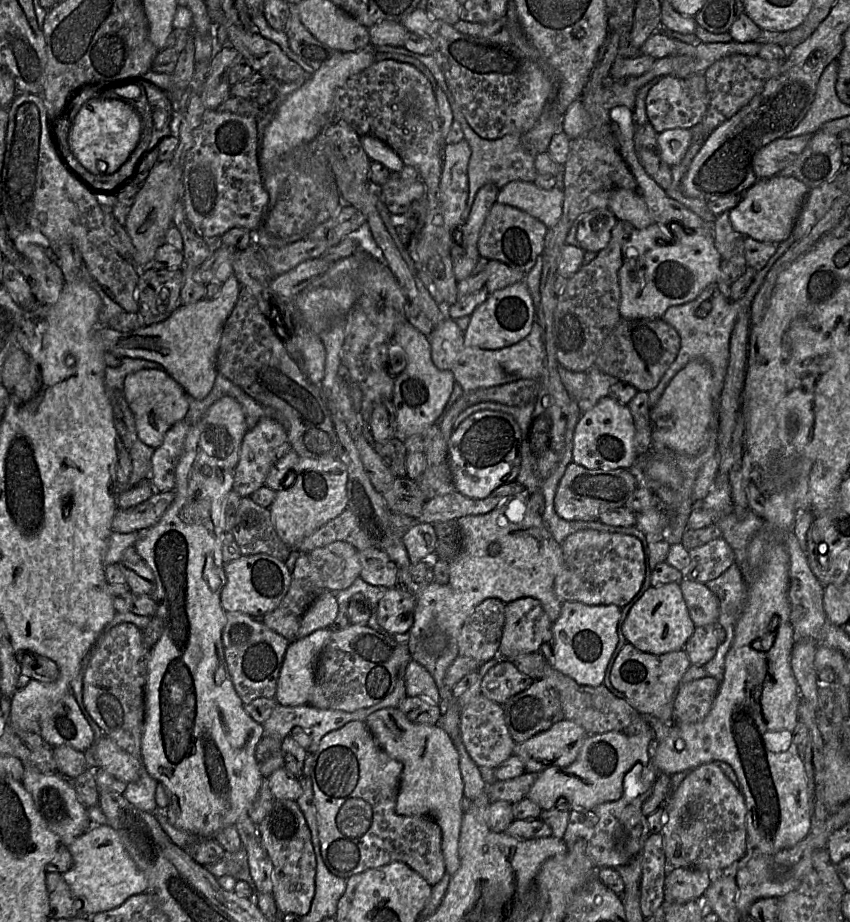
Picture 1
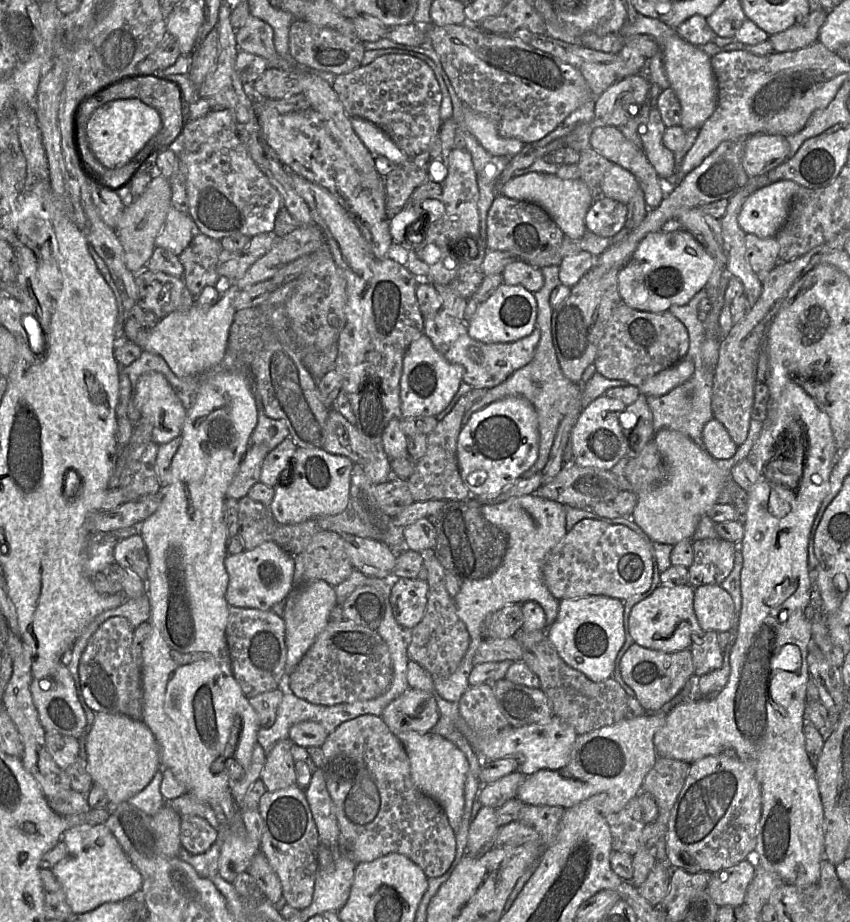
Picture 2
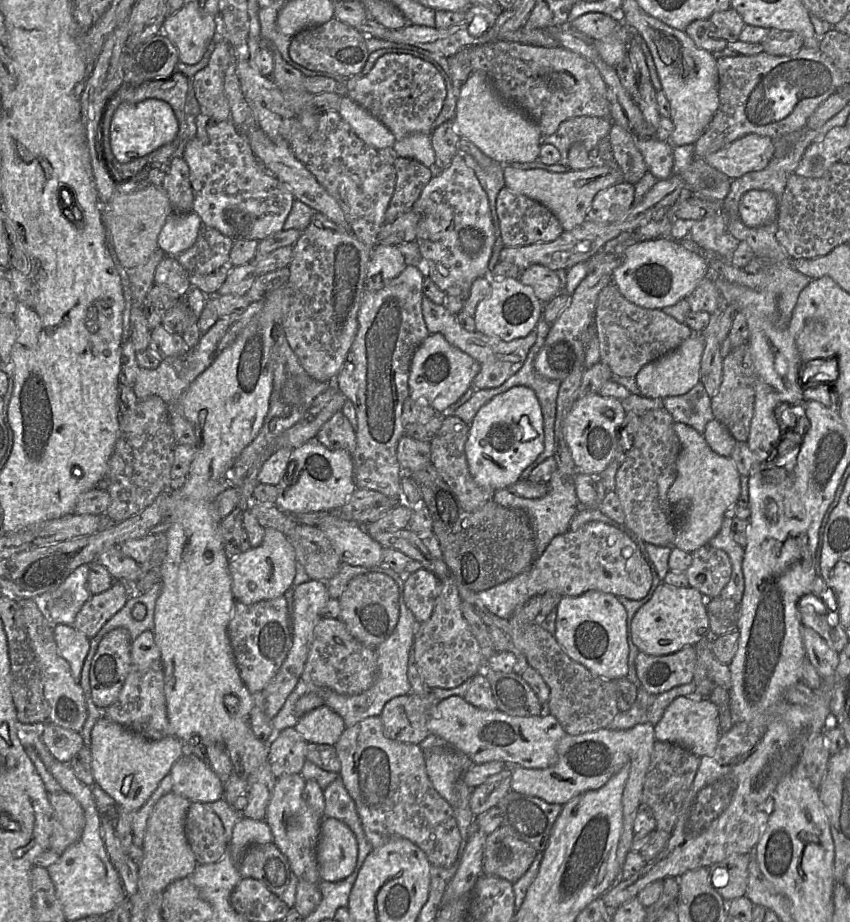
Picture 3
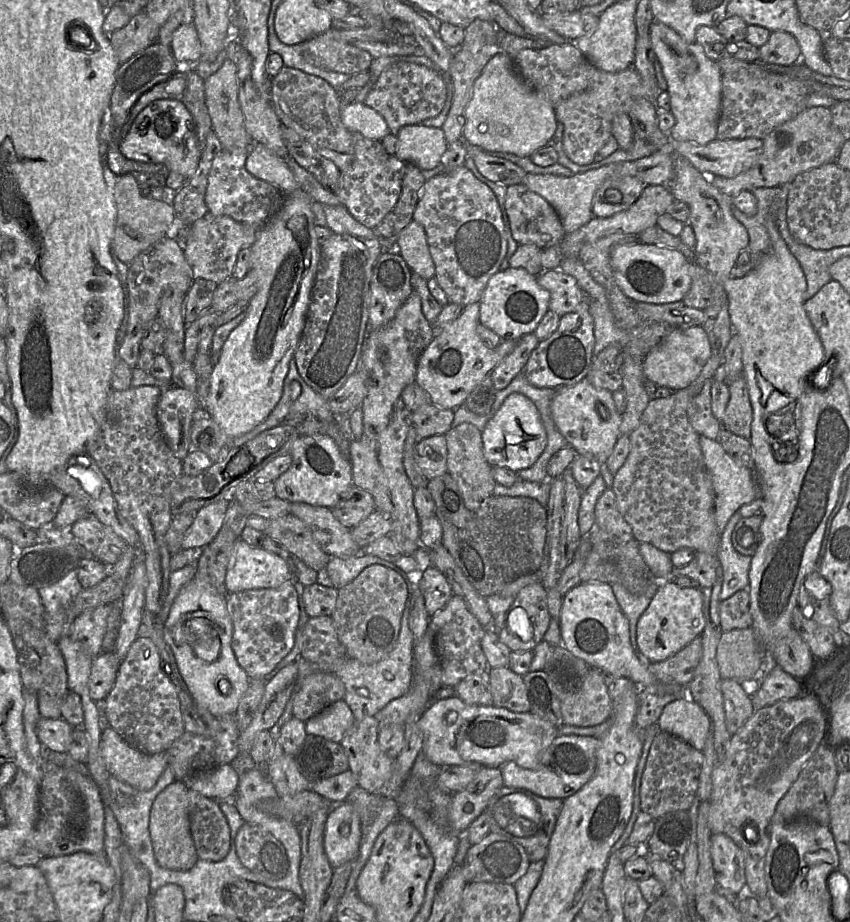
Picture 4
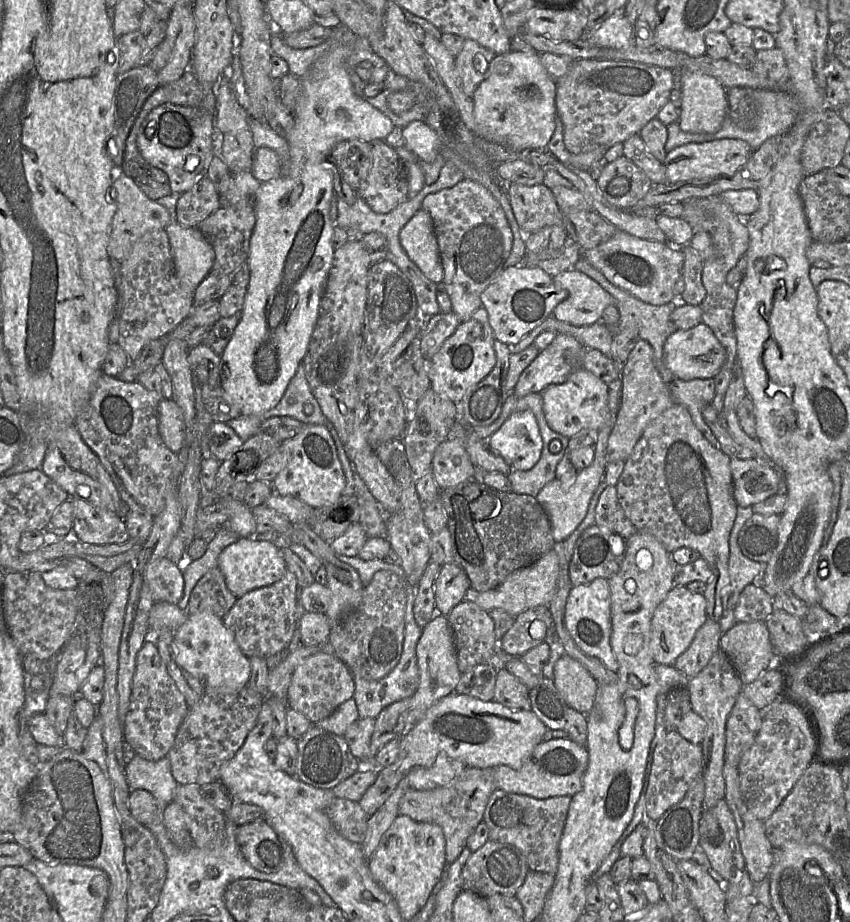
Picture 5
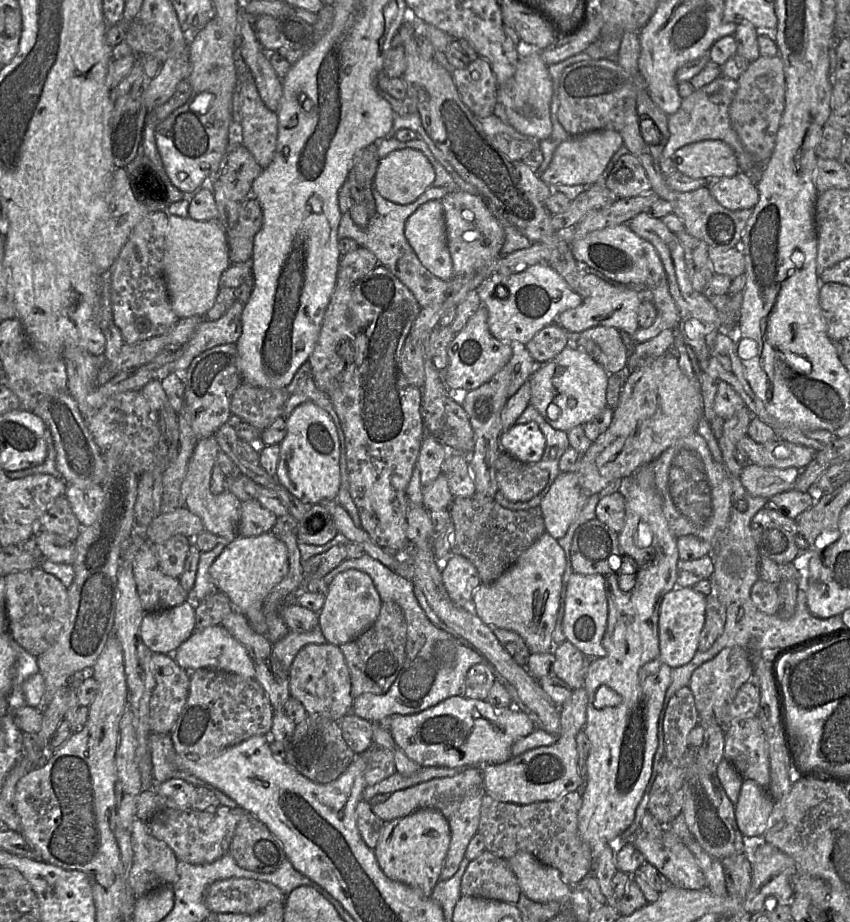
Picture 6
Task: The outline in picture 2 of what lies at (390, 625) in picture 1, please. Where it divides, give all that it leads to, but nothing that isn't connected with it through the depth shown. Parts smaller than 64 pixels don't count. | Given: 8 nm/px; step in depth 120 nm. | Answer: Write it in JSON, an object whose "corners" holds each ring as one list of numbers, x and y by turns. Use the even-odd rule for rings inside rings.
{"corners":[[395,579,389,597,396,622,412,630,423,619,428,601,427,580]]}

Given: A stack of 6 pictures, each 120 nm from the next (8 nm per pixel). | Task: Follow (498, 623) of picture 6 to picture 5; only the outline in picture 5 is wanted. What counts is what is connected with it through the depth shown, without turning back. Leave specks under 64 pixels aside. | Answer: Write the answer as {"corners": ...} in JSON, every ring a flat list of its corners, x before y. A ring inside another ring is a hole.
{"corners":[[552,548,535,562,512,572,496,588,477,593,473,602,486,612,493,609,502,609,511,616,516,617,532,607,538,605,548,606,557,590,558,575,559,556]]}

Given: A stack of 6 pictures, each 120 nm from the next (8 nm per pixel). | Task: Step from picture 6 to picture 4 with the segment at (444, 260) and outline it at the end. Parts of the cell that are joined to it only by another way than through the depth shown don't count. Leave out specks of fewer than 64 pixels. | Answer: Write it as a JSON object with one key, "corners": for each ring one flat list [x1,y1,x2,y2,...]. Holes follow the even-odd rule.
{"corners":[[412,220,400,232,396,250,412,272,425,280,435,276,435,265,429,252,425,230,421,224]]}

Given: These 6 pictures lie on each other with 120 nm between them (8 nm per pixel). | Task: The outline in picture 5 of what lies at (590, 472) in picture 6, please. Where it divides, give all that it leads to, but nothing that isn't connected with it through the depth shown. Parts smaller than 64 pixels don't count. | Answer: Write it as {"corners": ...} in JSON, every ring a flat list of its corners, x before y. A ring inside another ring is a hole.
{"corners":[[638,339,622,370,621,405,617,414,615,425,613,426,611,434,608,438,606,462,610,463,617,460,626,461,649,423,671,407,674,403,675,402,669,390,668,384,662,380,657,368,655,367,654,351,652,346,646,340]]}

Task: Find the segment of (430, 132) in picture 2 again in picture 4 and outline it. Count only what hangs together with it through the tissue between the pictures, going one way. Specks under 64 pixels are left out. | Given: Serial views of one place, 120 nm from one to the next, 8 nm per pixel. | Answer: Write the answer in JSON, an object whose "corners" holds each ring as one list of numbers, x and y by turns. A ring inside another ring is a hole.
{"corners":[[398,62,379,75,363,103,379,113,386,121,390,133,397,135,404,126,421,124,437,116,444,106,446,96,444,78,437,70,431,70,425,65]]}

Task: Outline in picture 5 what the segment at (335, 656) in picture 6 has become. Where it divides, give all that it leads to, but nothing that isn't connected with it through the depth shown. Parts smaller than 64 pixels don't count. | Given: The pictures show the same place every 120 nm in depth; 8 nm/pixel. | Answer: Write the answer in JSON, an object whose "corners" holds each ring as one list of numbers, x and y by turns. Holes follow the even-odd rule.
{"corners":[[315,653,305,658,295,669,287,692,287,706,303,713,314,724,353,698,354,692,353,674,348,666,335,654]]}

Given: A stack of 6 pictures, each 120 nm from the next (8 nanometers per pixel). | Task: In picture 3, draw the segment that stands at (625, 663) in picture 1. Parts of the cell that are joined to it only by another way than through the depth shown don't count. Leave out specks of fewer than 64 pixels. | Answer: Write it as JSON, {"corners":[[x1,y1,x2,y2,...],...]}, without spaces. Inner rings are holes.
{"corners":[[687,646,675,653,662,656,640,651,636,657,640,685,651,694,663,693,692,682,695,668,695,646]]}

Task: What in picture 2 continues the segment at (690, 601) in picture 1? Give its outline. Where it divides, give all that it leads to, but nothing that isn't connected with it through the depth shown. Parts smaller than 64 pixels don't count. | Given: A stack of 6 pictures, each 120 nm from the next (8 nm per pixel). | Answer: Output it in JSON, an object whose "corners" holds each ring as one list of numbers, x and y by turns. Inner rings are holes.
{"corners":[[720,585,694,588,693,608,704,632,719,633,736,629,737,615,732,598]]}

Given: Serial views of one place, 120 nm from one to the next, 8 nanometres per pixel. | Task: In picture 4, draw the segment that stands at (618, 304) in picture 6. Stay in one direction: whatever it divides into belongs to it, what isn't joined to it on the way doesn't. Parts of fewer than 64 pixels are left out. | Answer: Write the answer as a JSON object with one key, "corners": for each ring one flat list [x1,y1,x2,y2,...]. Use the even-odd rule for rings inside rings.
{"corners":[[559,269,543,270,537,276,538,284,549,291,549,309,560,317,574,312,584,300,584,292,577,280]]}

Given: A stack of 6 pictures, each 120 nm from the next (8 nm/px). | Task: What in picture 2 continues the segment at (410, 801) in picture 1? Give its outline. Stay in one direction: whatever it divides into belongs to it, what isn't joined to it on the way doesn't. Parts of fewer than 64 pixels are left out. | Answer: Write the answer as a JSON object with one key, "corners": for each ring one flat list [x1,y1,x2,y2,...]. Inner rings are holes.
{"corners":[[409,731,397,734,396,737,408,755,413,783,443,808,451,828,456,833,465,806,465,782,468,773,465,754,455,744,432,731,425,734]]}

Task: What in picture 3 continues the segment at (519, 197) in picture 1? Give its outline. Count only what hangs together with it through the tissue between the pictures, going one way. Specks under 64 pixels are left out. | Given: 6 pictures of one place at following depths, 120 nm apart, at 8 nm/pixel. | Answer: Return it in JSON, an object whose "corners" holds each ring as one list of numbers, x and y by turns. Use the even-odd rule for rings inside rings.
{"corners":[[618,165,594,166,582,171,567,173,549,172,543,169,519,170,512,166,504,167,505,187,547,207,560,221,565,231,582,224,596,195,610,186,624,182,624,175]]}

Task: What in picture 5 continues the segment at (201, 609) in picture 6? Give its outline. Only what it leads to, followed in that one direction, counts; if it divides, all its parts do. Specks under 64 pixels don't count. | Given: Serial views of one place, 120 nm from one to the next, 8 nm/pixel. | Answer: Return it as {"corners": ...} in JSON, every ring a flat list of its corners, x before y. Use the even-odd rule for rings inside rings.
{"corners":[[214,567,193,588,187,606,187,613,192,615,209,612,223,619,236,600,237,598,227,588,220,569]]}

